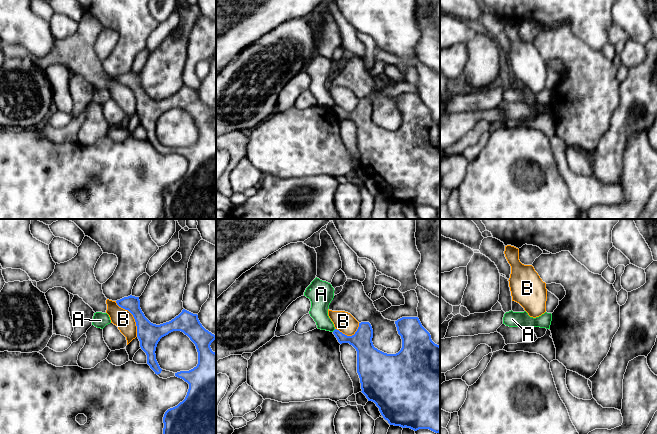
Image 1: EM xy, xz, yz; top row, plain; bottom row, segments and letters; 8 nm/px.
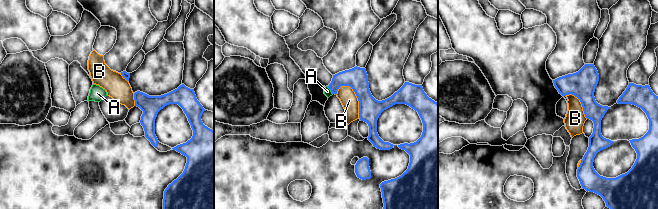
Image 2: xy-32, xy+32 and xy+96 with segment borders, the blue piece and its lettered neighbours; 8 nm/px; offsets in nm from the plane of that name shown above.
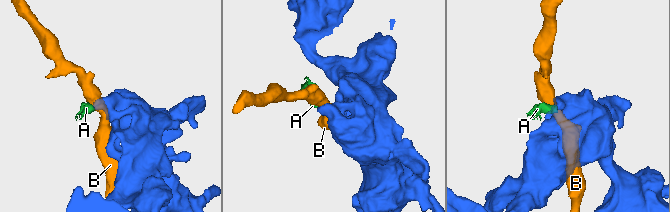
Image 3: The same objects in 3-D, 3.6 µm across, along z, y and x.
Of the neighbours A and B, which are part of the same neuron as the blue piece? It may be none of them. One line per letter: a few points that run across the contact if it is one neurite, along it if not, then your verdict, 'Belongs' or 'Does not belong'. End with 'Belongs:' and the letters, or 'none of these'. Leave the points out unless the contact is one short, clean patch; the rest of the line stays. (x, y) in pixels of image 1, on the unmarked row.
A: Line: xz (335, 105), (332, 107). Does not belong
B: Does not belong
Belongs: none of these

